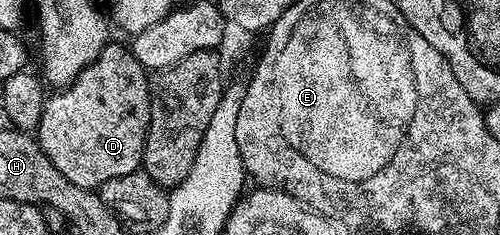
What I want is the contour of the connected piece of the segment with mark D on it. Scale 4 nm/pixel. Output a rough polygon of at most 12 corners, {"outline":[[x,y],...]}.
{"outline":[[107,44],[44,104],[36,137],[72,184],[141,167],[150,80]]}

